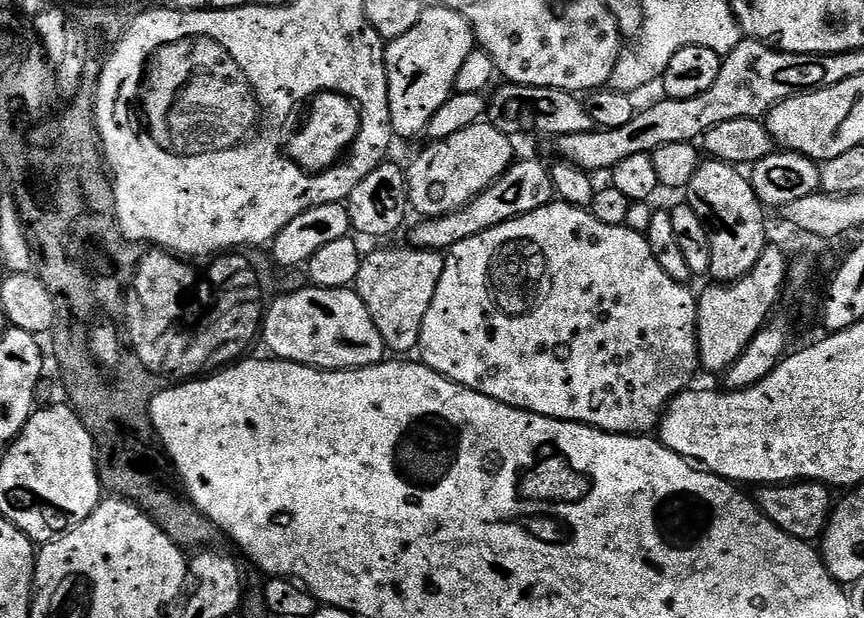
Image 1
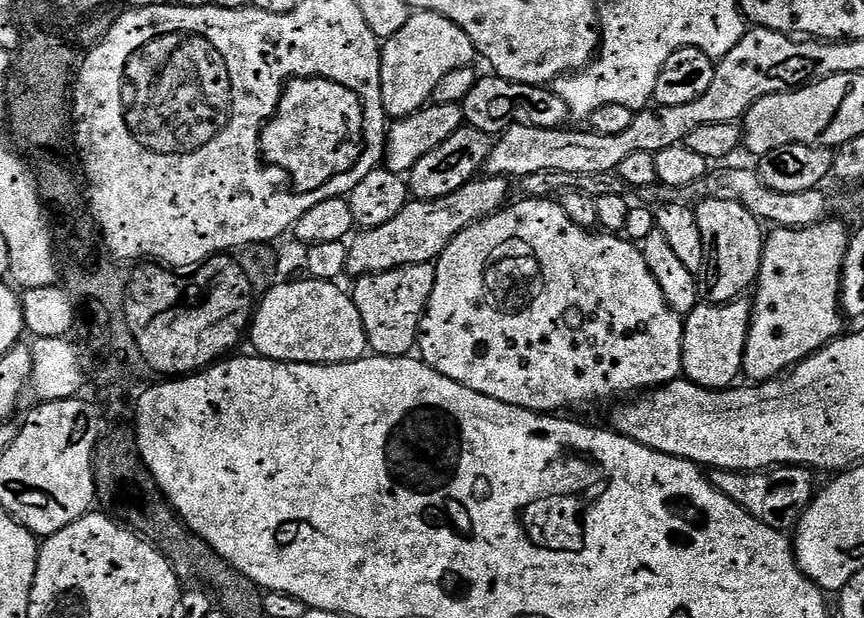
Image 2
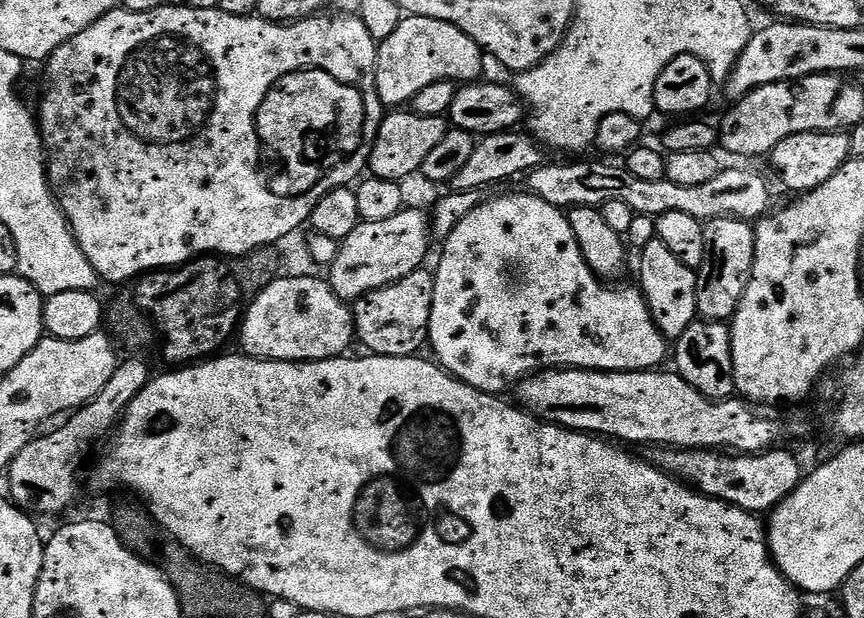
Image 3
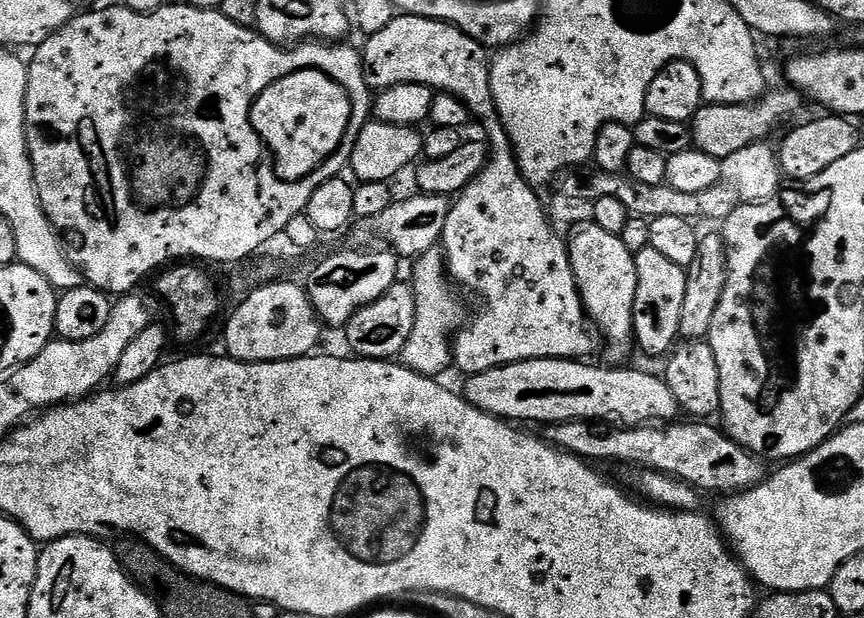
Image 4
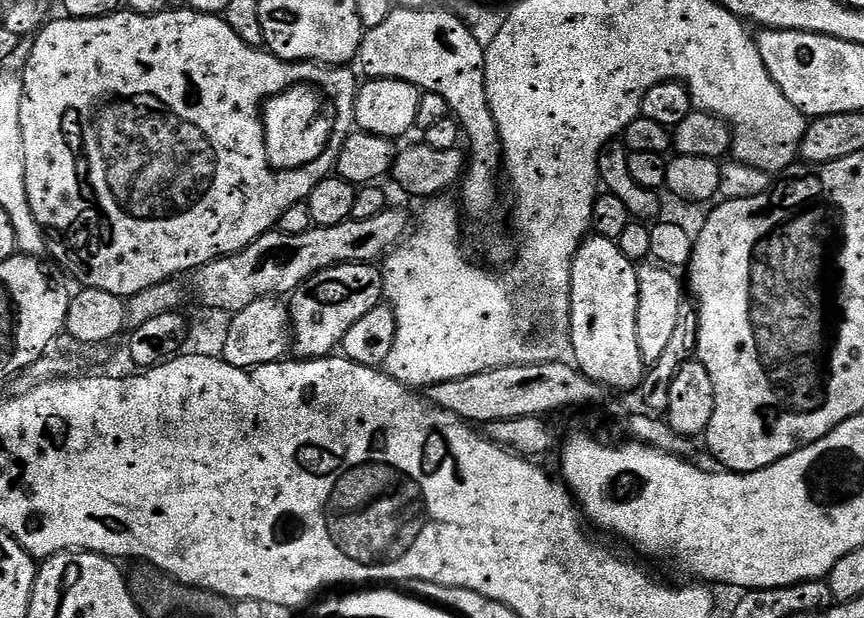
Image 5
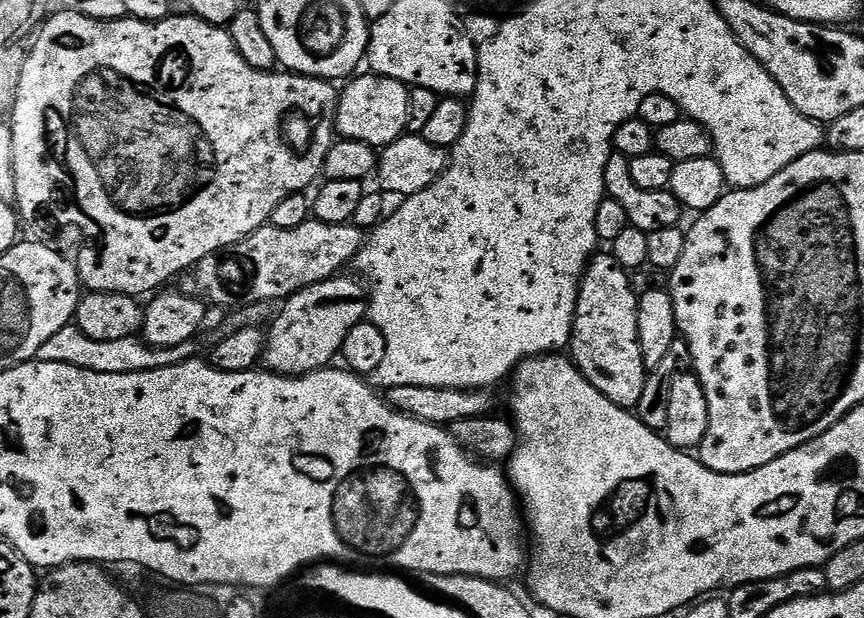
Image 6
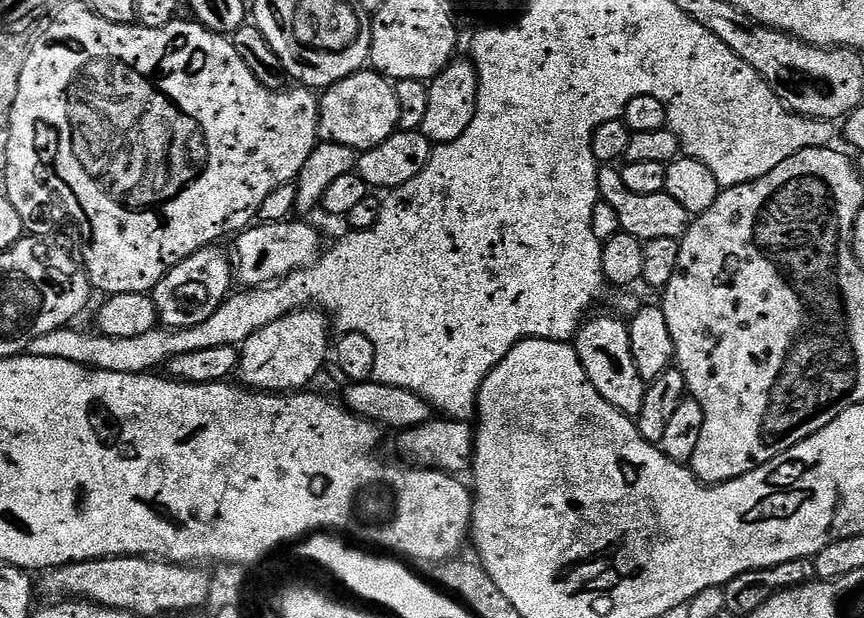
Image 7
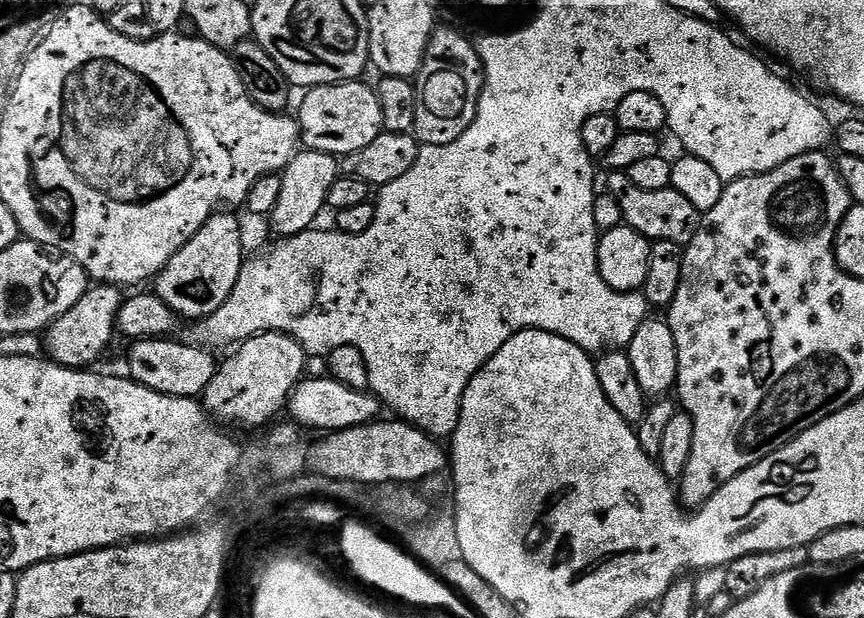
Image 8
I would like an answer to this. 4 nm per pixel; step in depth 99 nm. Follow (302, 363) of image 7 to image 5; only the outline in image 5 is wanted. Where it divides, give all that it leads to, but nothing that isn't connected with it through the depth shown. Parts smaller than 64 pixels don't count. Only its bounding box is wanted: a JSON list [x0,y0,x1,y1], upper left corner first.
[288,263,384,360]

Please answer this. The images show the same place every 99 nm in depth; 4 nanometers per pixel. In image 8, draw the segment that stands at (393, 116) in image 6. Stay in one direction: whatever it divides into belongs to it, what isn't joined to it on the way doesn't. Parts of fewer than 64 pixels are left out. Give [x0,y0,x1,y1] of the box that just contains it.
[298,80,384,158]

